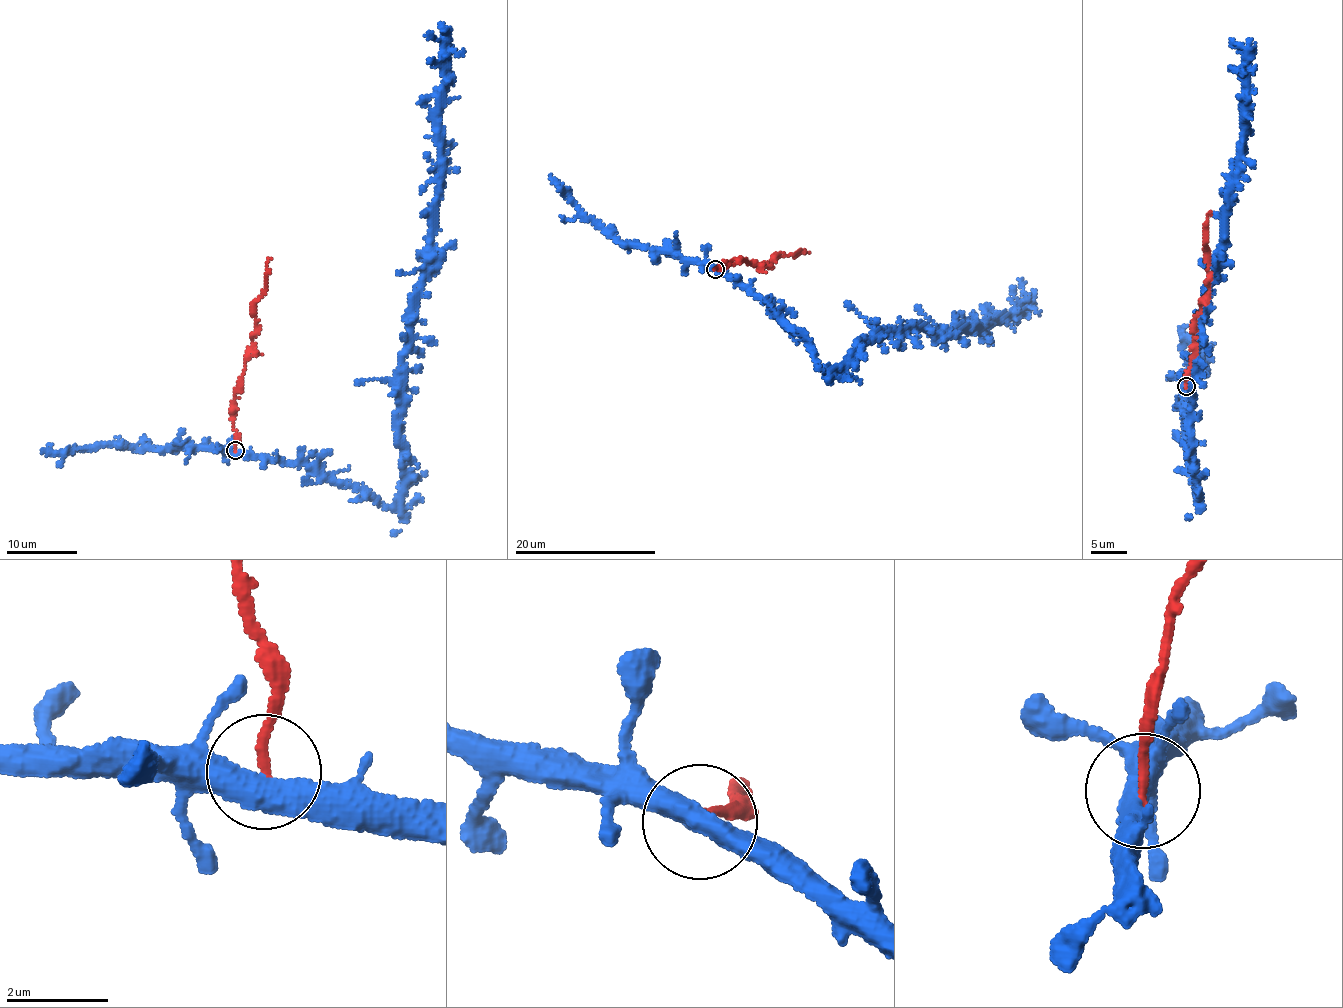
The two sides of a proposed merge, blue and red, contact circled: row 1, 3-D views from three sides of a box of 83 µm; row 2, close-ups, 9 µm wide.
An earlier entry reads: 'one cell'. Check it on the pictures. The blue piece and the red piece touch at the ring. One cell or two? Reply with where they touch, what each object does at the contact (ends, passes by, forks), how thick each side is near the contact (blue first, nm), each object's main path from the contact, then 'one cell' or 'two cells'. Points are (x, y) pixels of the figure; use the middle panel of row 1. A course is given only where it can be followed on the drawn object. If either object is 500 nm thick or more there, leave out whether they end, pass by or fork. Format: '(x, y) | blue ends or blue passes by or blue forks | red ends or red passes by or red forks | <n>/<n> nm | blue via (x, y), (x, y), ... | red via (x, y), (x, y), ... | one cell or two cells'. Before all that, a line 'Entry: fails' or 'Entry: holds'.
Entry: fails
(715, 269) | blue passes by | red ends | 480/170 nm | blue via (715, 270), (772, 306), (820, 366), (845, 364), (890, 327), (993, 321), (1025, 304), (1019, 278) | red via (715, 270), (727, 261), (742, 258), (760, 267), (769, 265), (780, 253), (790, 256), (801, 250), (808, 252) | two cells

